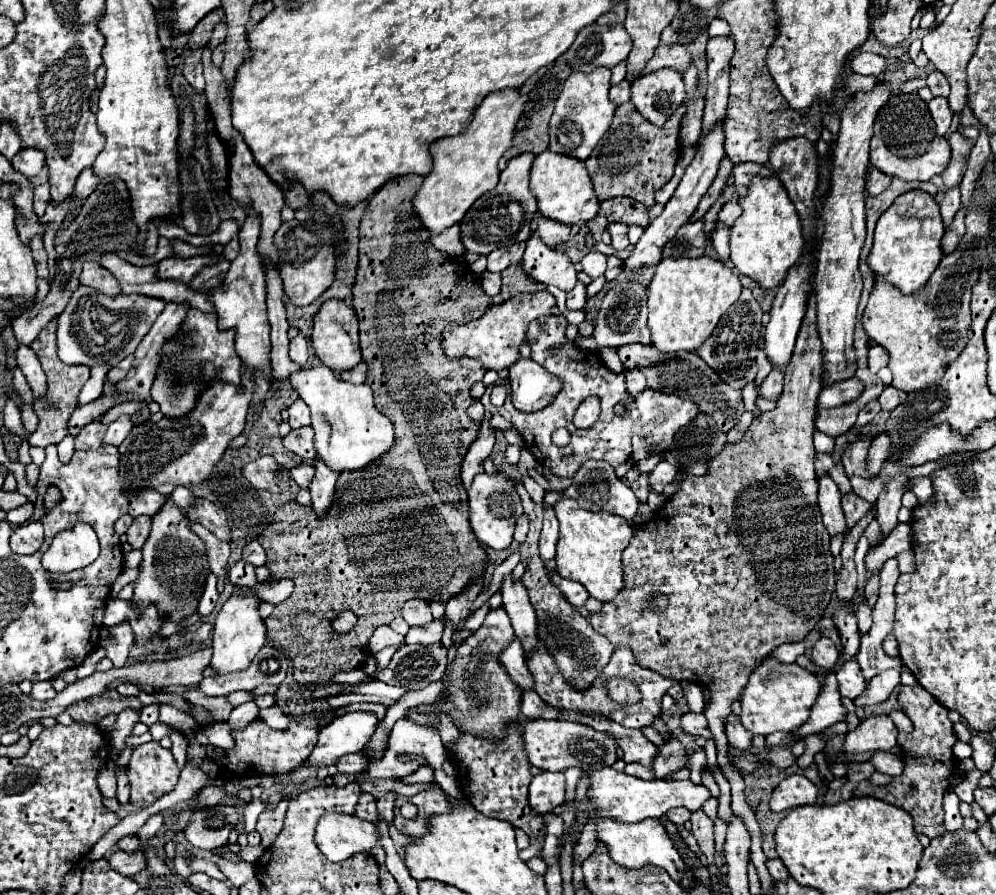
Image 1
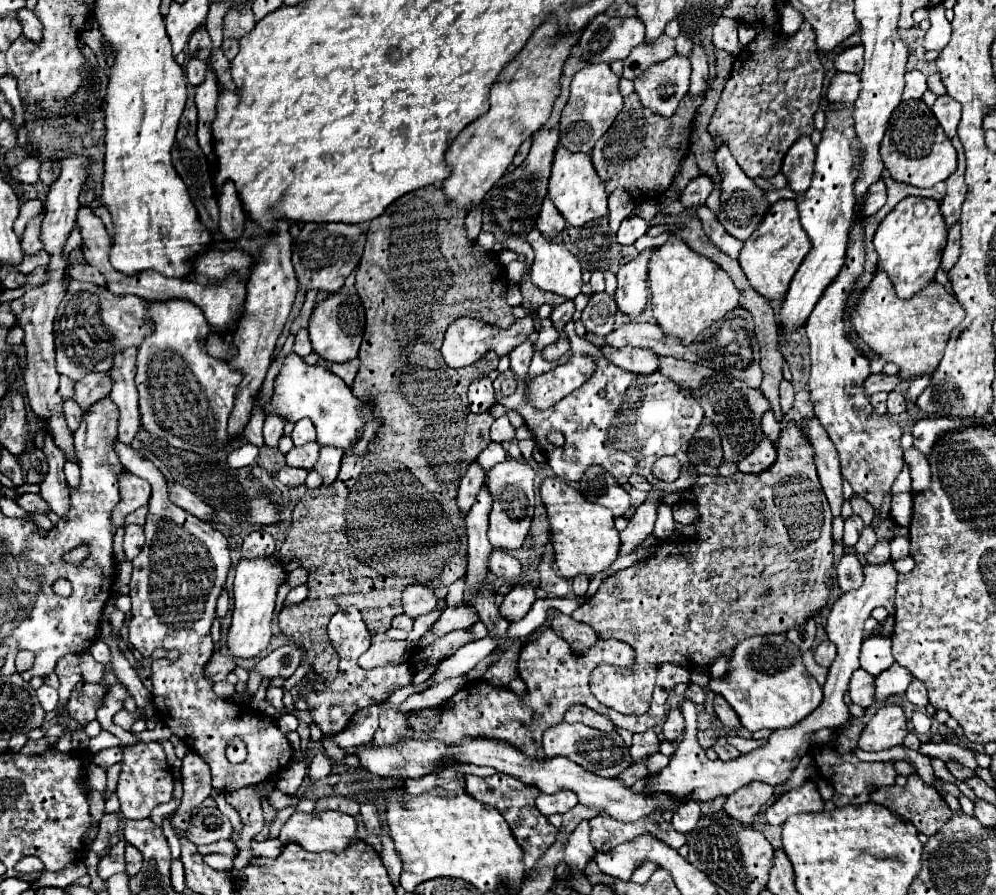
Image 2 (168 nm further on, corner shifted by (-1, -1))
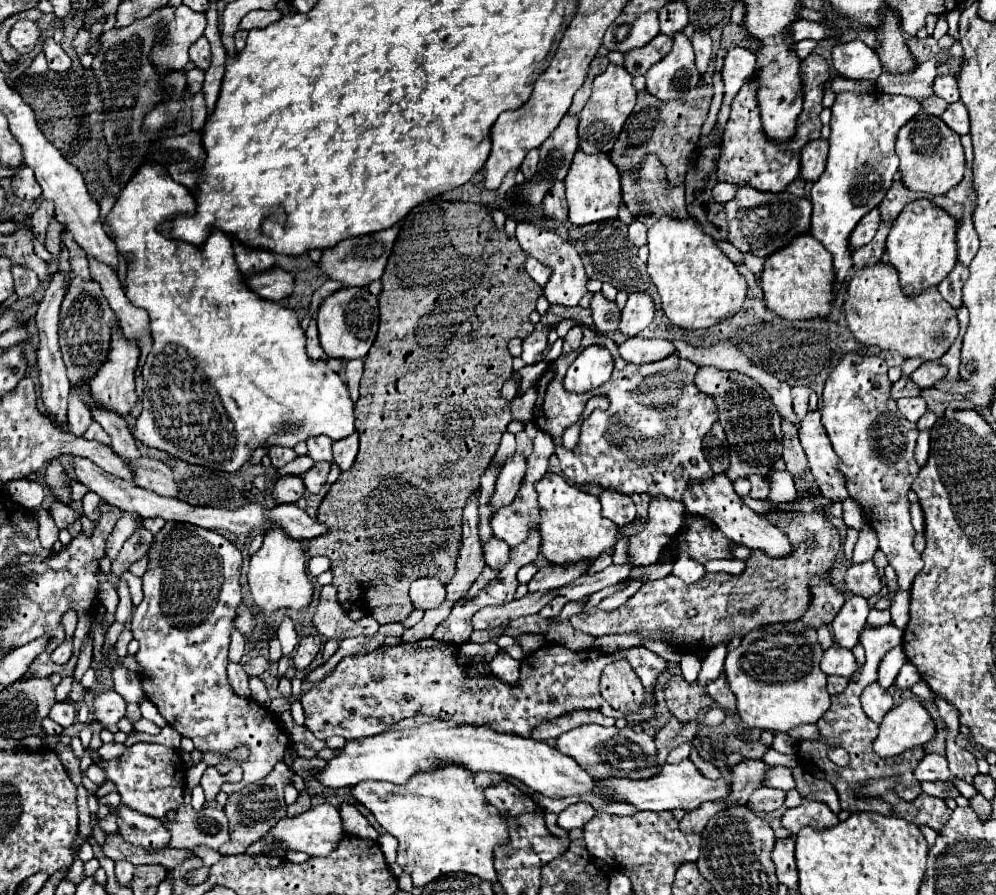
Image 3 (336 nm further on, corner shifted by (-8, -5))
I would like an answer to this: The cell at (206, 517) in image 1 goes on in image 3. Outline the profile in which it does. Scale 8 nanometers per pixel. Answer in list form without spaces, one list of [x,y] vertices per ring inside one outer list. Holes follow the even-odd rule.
[[[138,458],[138,462],[128,462],[128,468],[132,468],[134,482],[140,488],[148,488],[156,494],[170,498],[178,494],[176,482],[172,478],[172,470],[164,462],[152,458]]]

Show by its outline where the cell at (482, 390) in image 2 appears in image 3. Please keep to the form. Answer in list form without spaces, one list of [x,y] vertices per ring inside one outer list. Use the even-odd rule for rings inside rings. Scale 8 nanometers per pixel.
[[[514,374],[514,376],[504,384],[504,388],[502,388],[502,398],[514,400],[516,394],[518,394],[518,388],[520,388],[520,380],[522,380],[522,376],[520,376],[520,374]]]

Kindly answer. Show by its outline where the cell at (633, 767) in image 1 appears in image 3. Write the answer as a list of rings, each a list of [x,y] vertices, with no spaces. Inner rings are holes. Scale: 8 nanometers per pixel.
[[[682,744],[682,746],[674,748],[674,750],[668,754],[666,762],[668,762],[668,764],[680,764],[682,760],[686,760],[686,758],[690,756],[690,750],[692,750],[690,744]]]

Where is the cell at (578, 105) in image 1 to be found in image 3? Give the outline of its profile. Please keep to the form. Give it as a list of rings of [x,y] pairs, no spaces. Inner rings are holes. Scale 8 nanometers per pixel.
[[[610,64],[604,74],[594,78],[592,96],[586,102],[584,110],[580,112],[580,128],[578,128],[580,150],[584,150],[586,154],[596,154],[596,152],[608,154],[612,150],[626,118],[632,114],[634,104],[636,104],[636,90],[632,86],[632,76],[628,74],[628,70],[624,66]]]

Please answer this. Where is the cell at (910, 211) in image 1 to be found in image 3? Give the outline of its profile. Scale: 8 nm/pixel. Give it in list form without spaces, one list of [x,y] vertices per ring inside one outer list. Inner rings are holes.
[[[930,200],[910,202],[896,218],[888,242],[886,254],[890,264],[900,274],[900,286],[908,296],[916,296],[930,286],[938,286],[956,266],[956,226],[958,222],[942,208],[932,206]]]

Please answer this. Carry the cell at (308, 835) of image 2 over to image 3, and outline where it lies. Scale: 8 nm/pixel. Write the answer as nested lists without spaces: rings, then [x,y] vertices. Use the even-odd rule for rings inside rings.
[[[320,804],[294,818],[282,818],[266,836],[270,836],[270,844],[264,848],[266,854],[280,846],[282,850],[298,850],[310,856],[328,856],[338,846],[340,838],[344,836],[344,830],[338,810],[332,804]]]

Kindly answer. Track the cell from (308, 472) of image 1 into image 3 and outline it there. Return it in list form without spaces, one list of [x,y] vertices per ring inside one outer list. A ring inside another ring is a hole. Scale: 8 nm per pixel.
[[[286,476],[276,480],[272,488],[276,504],[294,504],[304,496],[304,482],[300,476]]]

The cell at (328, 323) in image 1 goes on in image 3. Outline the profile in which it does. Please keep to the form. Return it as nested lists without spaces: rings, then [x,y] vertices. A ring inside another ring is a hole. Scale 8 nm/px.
[[[342,288],[330,294],[318,310],[318,332],[320,344],[328,358],[354,360],[364,358],[374,344],[378,332],[378,298],[368,292],[368,288]]]

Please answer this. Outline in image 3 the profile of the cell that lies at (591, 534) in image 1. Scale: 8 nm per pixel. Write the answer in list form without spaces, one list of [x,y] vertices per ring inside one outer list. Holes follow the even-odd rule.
[[[546,472],[540,482],[536,482],[536,494],[538,494],[538,508],[540,508],[540,534],[542,534],[542,556],[550,564],[568,564],[568,562],[578,562],[578,560],[588,560],[594,562],[606,548],[612,548],[618,540],[618,526],[604,518],[600,514],[600,500],[594,494],[582,492],[570,482],[564,480],[564,476]]]

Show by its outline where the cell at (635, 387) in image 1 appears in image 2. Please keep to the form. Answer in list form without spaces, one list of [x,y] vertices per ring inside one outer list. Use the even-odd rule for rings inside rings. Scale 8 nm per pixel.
[[[603,346],[603,354],[605,358],[609,358],[609,362],[613,362],[623,370],[639,372],[639,374],[657,372],[657,354],[653,354],[651,350],[631,348],[631,346],[625,346],[625,348]]]

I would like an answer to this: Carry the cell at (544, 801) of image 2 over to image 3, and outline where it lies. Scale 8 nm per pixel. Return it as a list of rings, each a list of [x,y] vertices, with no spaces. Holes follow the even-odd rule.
[[[580,802],[580,804],[568,806],[564,812],[560,812],[558,824],[560,824],[560,828],[564,828],[566,832],[570,832],[570,830],[574,830],[574,828],[584,828],[584,824],[590,822],[594,816],[596,816],[596,810],[594,810],[590,804]]]

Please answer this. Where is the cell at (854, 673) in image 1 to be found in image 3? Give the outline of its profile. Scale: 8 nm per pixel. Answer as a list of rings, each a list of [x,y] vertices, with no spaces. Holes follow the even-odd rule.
[[[878,682],[870,684],[862,696],[862,710],[866,712],[868,718],[872,718],[876,724],[882,722],[882,718],[894,708],[894,700],[886,688],[882,688]]]

